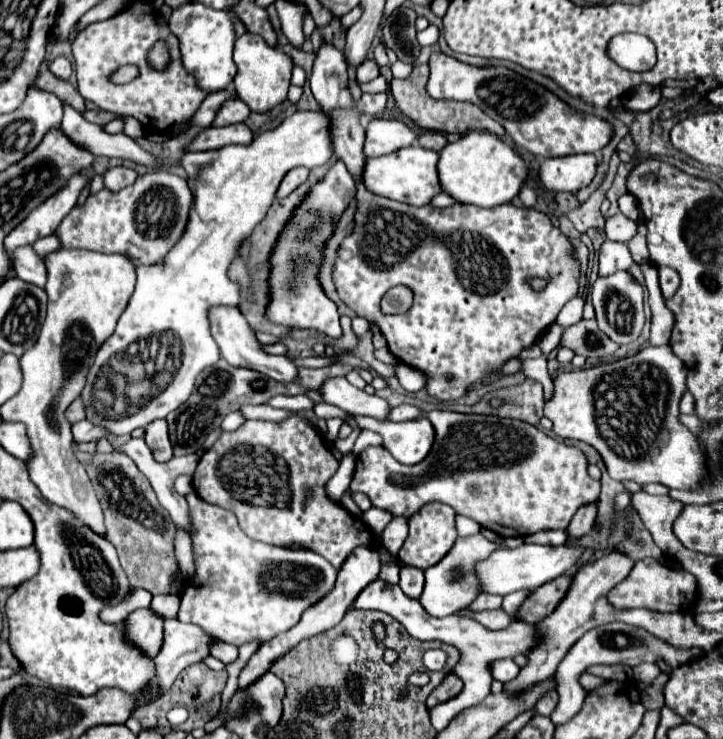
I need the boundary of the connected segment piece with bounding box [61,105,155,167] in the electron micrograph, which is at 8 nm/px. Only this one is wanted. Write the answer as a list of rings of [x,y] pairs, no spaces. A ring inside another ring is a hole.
[[[65,105],[65,115],[61,121],[61,129],[71,139],[77,147],[83,147],[95,157],[121,157],[121,159],[131,159],[135,163],[153,167],[155,161],[153,157],[143,151],[131,137],[117,133],[117,135],[107,135],[99,125],[93,125],[85,121],[73,107]]]

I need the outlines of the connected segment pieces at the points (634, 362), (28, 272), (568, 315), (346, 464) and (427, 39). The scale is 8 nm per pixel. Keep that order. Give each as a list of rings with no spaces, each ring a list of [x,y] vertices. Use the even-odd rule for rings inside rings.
[[[669,345],[643,347],[637,355],[619,359],[615,363],[561,373],[553,379],[554,395],[544,404],[544,416],[553,421],[553,431],[563,439],[579,439],[593,445],[615,481],[661,483],[669,489],[693,489],[705,475],[703,451],[699,439],[679,423],[679,401],[685,393],[687,369]]]
[[[31,245],[17,247],[13,251],[13,265],[15,265],[15,271],[17,271],[19,279],[23,279],[27,283],[33,283],[33,285],[39,285],[39,287],[45,287],[45,283],[47,283],[45,263],[35,253],[35,249]]]
[[[575,297],[573,301],[565,303],[565,307],[561,309],[561,313],[557,315],[557,323],[563,325],[563,327],[571,327],[575,325],[577,321],[581,321],[581,313],[583,313],[583,297]]]
[[[353,453],[345,455],[337,473],[333,475],[331,481],[327,481],[325,485],[325,491],[327,495],[331,495],[331,499],[335,499],[337,503],[341,503],[341,497],[345,495],[345,491],[349,489],[349,483],[351,483],[351,475],[353,475],[353,463],[355,463],[355,457]]]
[[[429,25],[425,31],[419,31],[417,33],[417,41],[421,47],[427,47],[427,45],[435,45],[439,39],[439,29],[435,25]]]

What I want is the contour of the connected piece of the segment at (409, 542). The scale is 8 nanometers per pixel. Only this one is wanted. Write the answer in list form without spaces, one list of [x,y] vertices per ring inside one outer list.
[[[429,503],[425,505],[415,517],[409,521],[409,537],[403,543],[403,551],[397,553],[399,561],[405,565],[415,565],[419,569],[427,569],[435,563],[439,563],[447,551],[453,547],[457,539],[457,529],[455,529],[455,509],[447,507],[443,503]]]

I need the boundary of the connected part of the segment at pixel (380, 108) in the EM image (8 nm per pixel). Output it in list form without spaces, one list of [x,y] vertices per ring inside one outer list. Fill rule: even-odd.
[[[363,93],[361,97],[363,101],[363,113],[371,115],[371,117],[379,117],[383,111],[385,111],[385,105],[387,105],[387,95],[385,93],[377,93],[377,95],[369,95],[369,93]]]

